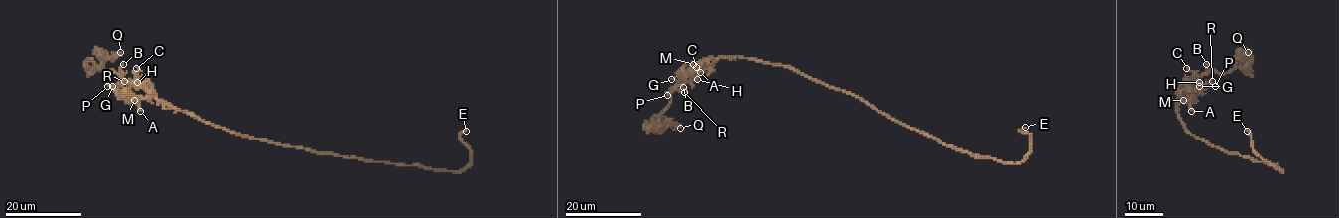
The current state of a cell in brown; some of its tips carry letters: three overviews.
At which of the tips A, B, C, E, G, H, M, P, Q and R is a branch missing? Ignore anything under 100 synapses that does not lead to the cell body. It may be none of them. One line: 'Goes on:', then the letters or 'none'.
Goes on: none

